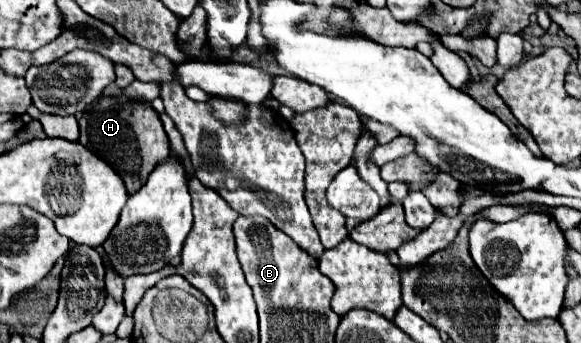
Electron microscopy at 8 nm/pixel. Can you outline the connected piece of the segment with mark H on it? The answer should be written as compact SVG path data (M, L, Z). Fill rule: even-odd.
M101 95L79 117L79 129L79 143L103 157L123 177L129 193L139 191L139 187L147 181L147 175L153 171L155 163L169 155L169 139L163 131L163 123L157 111L145 101L131 99L119 105L119 99Z

